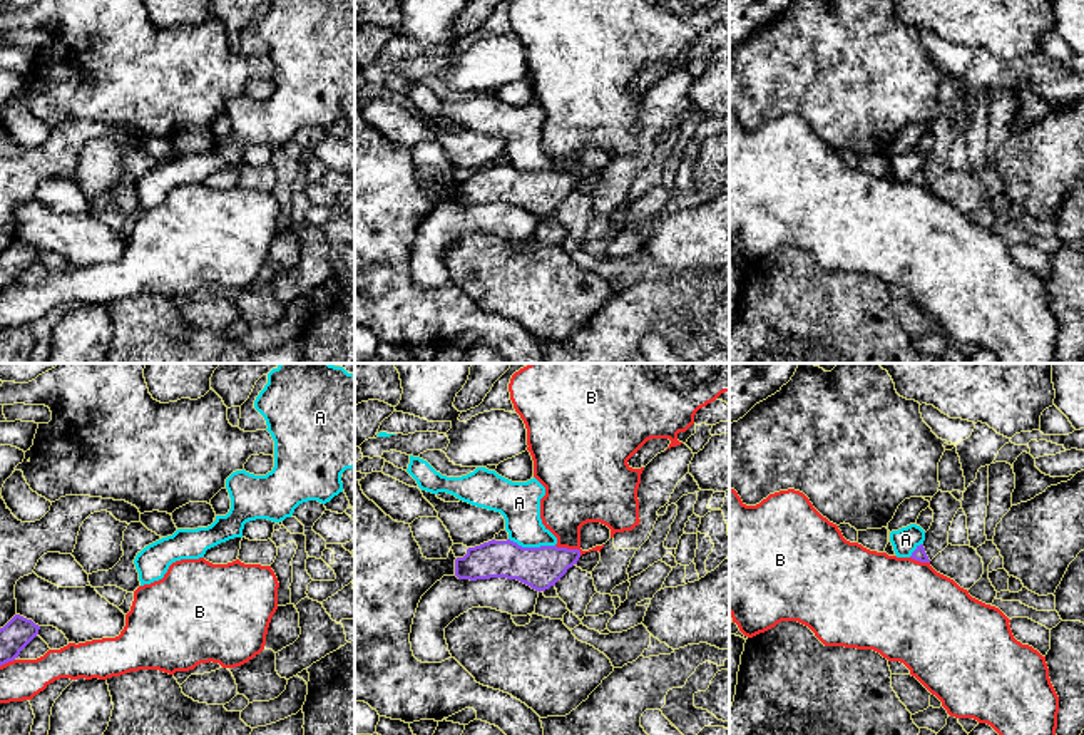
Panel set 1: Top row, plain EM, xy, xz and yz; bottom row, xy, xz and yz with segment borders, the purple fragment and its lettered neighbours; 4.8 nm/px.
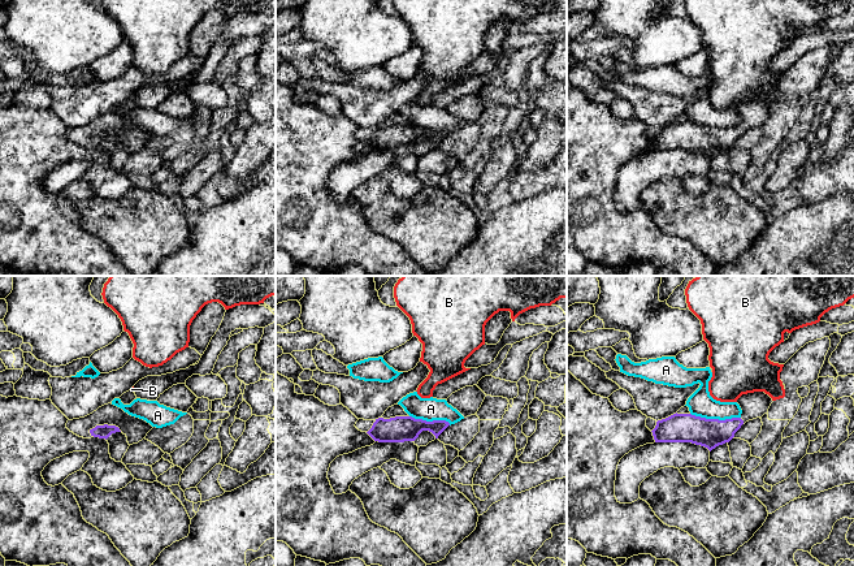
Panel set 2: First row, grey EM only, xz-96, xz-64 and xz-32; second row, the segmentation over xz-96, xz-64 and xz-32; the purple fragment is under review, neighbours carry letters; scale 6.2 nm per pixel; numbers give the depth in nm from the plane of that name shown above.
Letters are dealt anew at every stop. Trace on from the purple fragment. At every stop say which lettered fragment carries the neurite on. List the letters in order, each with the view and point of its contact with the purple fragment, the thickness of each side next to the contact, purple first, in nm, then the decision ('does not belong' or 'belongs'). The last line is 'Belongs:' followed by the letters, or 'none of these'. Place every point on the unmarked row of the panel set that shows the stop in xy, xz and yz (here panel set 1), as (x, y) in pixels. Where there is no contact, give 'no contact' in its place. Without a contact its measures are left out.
A: meets purple in xz at (532, 173); 200 nm thick on the purple side, 200 nm on the other; does not belong
B: meets purple in xz at (569, 174); 200 nm thick on the purple side, 280 nm on the other; does not belong
Belongs: none of these

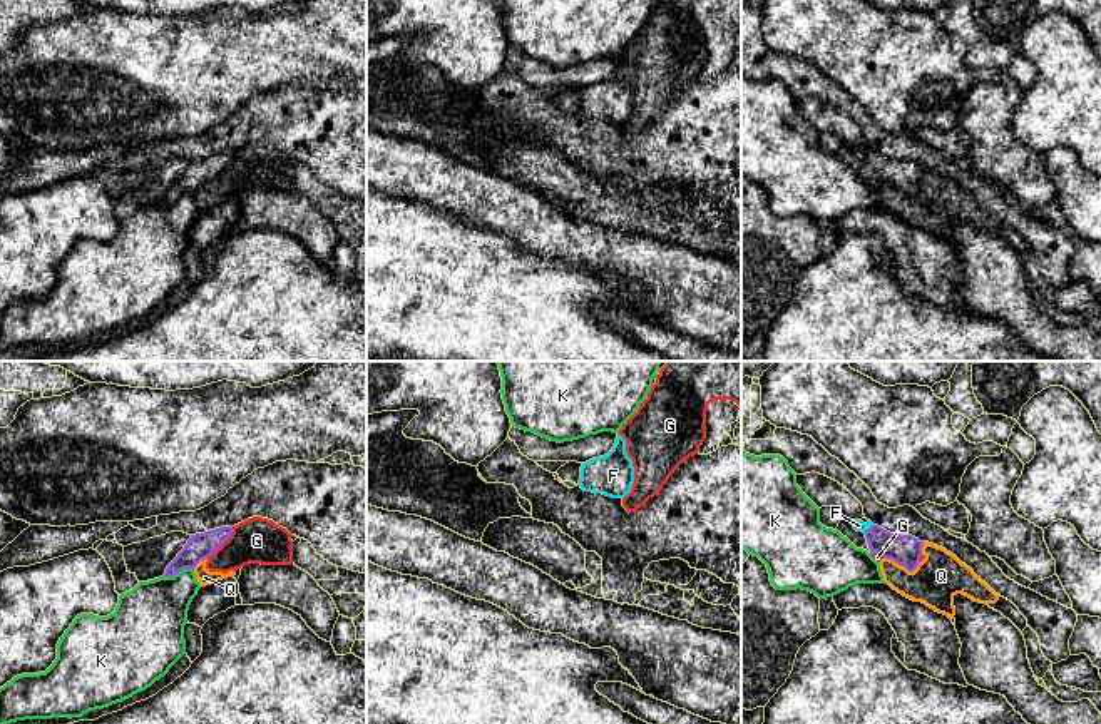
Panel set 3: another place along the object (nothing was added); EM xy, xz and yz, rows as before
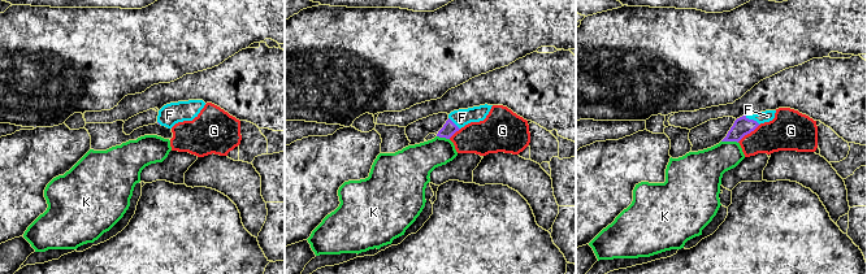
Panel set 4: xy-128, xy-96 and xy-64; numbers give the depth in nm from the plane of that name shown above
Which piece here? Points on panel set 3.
F: meets purple in yz at (869, 154); 150 nm thick on the purple side, 60 nm on the other; belongs
G: meets purple in xy at (221, 169); 120 nm thick on the purple side, 220 nm on the other; does not belong
K: meets purple in xy at (178, 198); 120 nm thick on the purple side, 320 nm on the other; does not belong
Q: meets purple in yz at (902, 191); 150 nm thick on the purple side, 240 nm on the other; does not belong
Belongs: F

